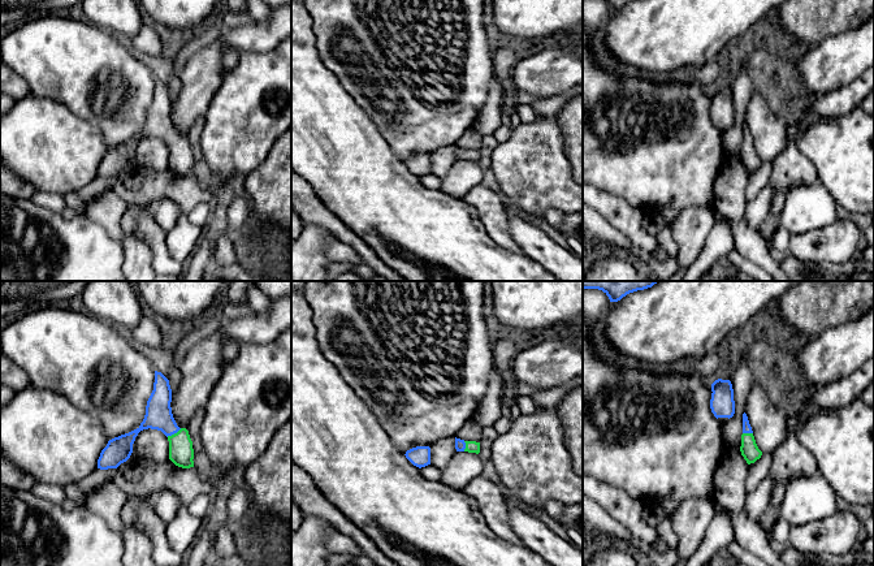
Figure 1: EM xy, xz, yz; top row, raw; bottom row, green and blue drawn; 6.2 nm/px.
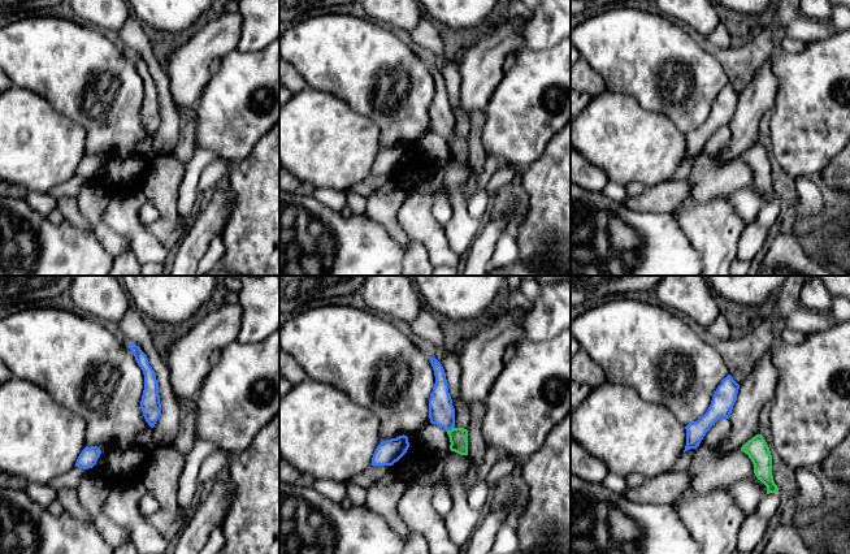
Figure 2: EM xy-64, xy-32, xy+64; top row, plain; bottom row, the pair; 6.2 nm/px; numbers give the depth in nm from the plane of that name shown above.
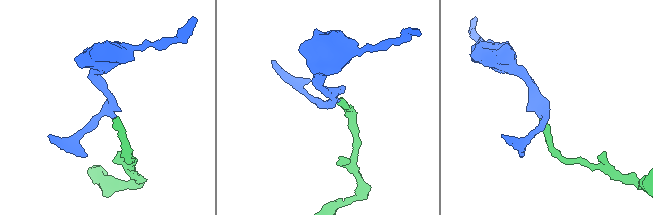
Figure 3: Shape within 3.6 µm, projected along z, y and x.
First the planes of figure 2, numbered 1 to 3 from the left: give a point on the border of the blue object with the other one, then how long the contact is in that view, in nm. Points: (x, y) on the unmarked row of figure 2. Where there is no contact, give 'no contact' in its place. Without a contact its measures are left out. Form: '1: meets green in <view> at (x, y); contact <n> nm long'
1: no contact
2: meets green in xy-32 at (451, 138); contact 60 nm long
3: no contact

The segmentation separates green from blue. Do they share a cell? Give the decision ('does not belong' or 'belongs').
belongs

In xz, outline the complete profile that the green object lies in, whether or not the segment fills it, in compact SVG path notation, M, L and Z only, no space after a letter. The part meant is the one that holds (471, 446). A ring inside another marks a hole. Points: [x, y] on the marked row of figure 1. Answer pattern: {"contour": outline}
{"contour": "M455 437L455 449L457 451L468 451L468 453L480 453L480 442L476 441L464 441Z"}

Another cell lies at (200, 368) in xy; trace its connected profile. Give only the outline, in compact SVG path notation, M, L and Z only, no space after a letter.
M217 329L194 345L179 364L181 380L172 393L172 414L179 428L186 428L195 410L205 407L222 372L222 347L232 340Z

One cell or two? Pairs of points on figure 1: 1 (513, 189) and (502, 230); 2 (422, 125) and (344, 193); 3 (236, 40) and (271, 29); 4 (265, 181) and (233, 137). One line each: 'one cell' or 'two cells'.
1: two cells
2: two cells
3: one cell
4: two cells

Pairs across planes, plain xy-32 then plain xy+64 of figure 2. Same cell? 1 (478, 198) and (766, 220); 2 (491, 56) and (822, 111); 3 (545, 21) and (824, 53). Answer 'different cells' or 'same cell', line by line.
1: same cell
2: different cells
3: different cells

